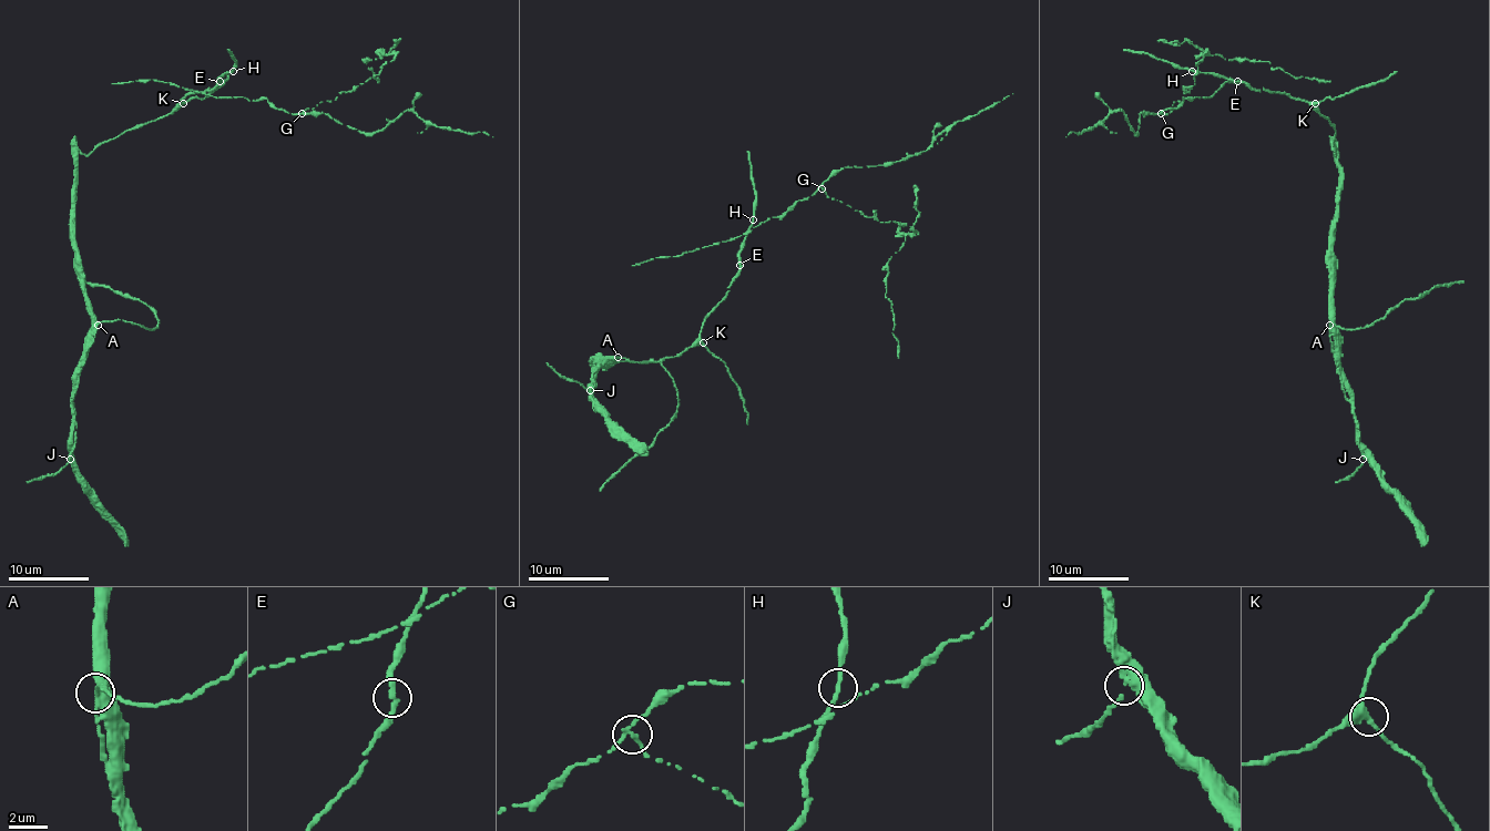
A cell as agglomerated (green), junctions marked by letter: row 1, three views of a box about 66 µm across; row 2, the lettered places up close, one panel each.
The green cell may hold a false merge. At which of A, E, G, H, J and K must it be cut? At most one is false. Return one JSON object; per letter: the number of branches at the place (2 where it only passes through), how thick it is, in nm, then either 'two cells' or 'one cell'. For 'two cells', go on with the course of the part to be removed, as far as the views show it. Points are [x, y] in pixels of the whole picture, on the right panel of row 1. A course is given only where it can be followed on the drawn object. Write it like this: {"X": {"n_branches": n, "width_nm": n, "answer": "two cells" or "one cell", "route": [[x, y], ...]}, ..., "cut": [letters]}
{"A": {"n_branches": 3, "width_nm": 360, "answer": "one cell"}, "E": {"n_branches": 2, "width_nm": 280, "answer": "one cell"}, "G": {"n_branches": 3, "width_nm": 200, "answer": "two cells", "route": [[1160, 113], [1190, 91], [1198, 61], [1208, 54], [1268, 61], [1271, 67], [1281, 67], [1295, 77], [1330, 81]]}, "H": {"n_branches": 2, "width_nm": 260, "answer": "one cell"}, "J": {"n_branches": 3, "width_nm": 280, "answer": "one cell"}, "K": {"n_branches": 3, "width_nm": 320, "answer": "one cell"}, "cut": ["G"]}

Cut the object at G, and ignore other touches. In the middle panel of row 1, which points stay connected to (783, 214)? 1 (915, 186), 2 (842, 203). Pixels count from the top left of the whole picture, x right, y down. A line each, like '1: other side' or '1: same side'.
1: other side
2: other side

